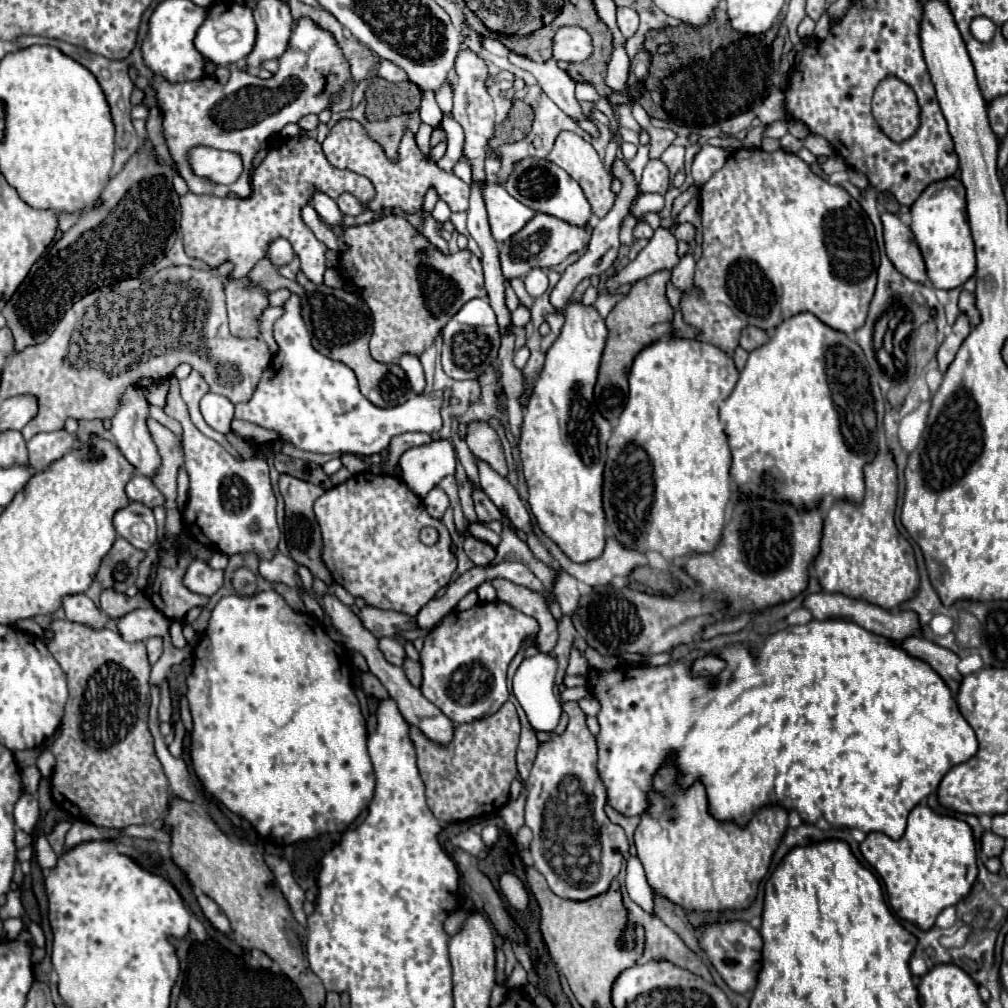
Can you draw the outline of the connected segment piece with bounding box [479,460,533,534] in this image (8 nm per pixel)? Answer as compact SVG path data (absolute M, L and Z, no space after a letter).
M479 460L479 484L497 508L507 510L507 516L511 518L511 522L517 530L521 530L525 534L533 532L531 516L529 516L525 504L521 502L521 498L517 496L515 488L509 484L507 478L501 478L495 470L491 470L491 466L487 466L481 460Z

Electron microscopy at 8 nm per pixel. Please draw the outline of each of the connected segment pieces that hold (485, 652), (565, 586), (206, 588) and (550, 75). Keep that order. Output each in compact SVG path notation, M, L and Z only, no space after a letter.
M479 602L469 610L457 610L447 614L427 636L423 642L421 650L421 666L423 666L423 682L421 682L421 692L423 696L433 702L453 724L463 724L463 722L475 722L479 718L495 714L507 700L507 668L511 660L517 656L521 650L523 642L527 638L537 638L539 632L539 622L513 606L505 602Z
M559 570L559 580L555 580L555 600L559 602L563 614L571 614L579 602L577 580L567 576L563 570Z
M195 560L185 576L183 576L183 584L191 590L191 592L197 592L197 594L205 594L205 596L211 596L215 594L221 584L223 584L223 570L213 570L209 568L203 560Z
M513 54L509 56L509 62L521 70L527 70L531 72L539 86L543 88L543 92L565 112L565 114L571 114L573 118L581 120L581 128L585 128L591 136L597 136L597 128L591 120L585 120L583 118L583 112L581 112L581 106L575 98L575 80L571 80L571 76L567 76L567 72L563 72L555 60L547 60L543 64L537 64L525 56L519 56L519 54Z

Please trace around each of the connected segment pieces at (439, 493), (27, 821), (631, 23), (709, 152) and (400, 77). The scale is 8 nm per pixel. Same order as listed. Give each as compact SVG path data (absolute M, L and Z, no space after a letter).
M433 488L427 498L423 500L425 508L427 508L427 514L435 520L441 520L443 518L443 512L449 508L449 498L447 494L441 490L441 488Z
M21 794L21 798L15 804L15 824L31 834L37 826L39 820L39 804L37 804L37 796L33 794Z
M617 8L617 24L619 24L619 30L623 32L623 36L629 38L637 32L639 16L633 8Z
M709 144L701 147L693 160L691 175L695 178L695 186L703 186L705 182L720 170L729 154L721 147Z
M381 60L379 76L389 80L389 82L403 82L403 80L407 80L407 72L403 72L403 68L399 68L397 64L391 64L389 60Z

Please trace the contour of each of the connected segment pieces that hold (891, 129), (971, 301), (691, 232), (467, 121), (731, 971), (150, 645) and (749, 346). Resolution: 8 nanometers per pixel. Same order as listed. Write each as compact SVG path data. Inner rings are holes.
M885 78L873 96L873 116L891 140L907 140L919 126L919 106L913 90L899 78Z
M963 290L961 296L959 296L959 308L969 316L971 324L977 324L979 322L979 312L975 310L975 296L969 294L967 290Z
M679 224L677 230L675 230L675 238L677 240L683 240L683 242L691 242L695 238L695 228L691 224Z
M461 52L455 62L459 80L455 84L455 96L453 96L453 118L463 126L465 130L465 150L463 154L471 160L473 166L473 180L481 182L485 180L483 172L483 162L485 162L485 152L487 152L487 142L493 136L495 128L495 110L493 110L493 100L487 94L485 88L485 78L487 78L487 64L485 60L477 58L473 52Z
M745 920L733 922L703 922L699 926L699 948L707 954L713 968L725 980L725 984L739 994L747 994L757 982L757 964L761 958L761 934Z
M149 638L145 642L145 648L147 648L147 656L149 656L149 662L155 664L163 652L163 644L161 644L161 638Z
M747 326L747 328L741 330L741 340L739 340L739 344L741 344L747 352L751 352L751 350L759 348L761 344L765 344L767 340L769 340L769 336L767 336L765 330L755 328L755 326Z

